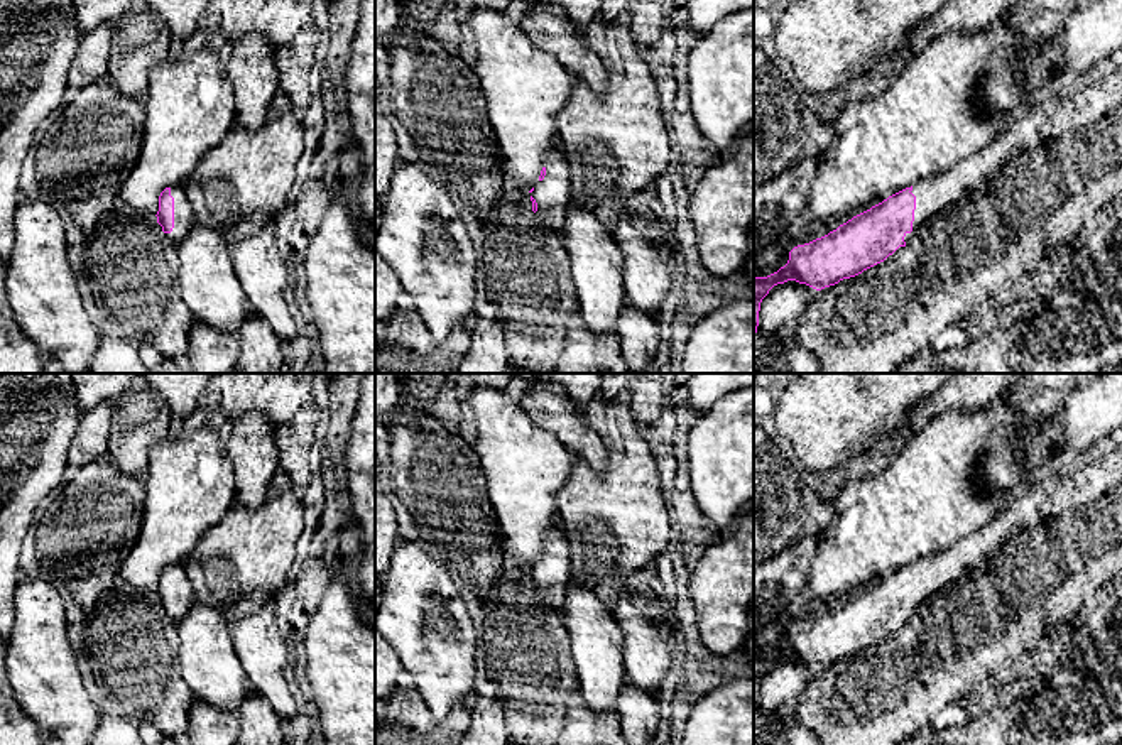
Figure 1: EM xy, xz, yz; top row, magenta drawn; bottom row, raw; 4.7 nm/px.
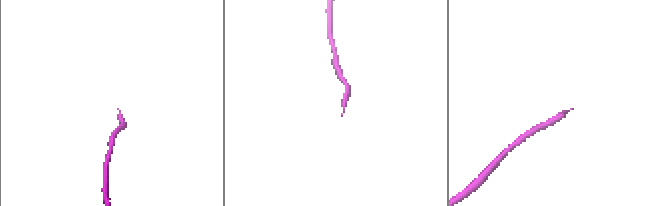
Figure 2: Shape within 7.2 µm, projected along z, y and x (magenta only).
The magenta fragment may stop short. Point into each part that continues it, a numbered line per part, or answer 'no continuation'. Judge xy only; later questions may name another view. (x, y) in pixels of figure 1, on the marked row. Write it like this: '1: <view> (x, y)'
1: xy (183, 215)

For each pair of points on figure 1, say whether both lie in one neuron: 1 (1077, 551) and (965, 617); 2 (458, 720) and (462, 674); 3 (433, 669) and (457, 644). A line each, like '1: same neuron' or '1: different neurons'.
1: different neurons
2: different neurons
3: same neuron

